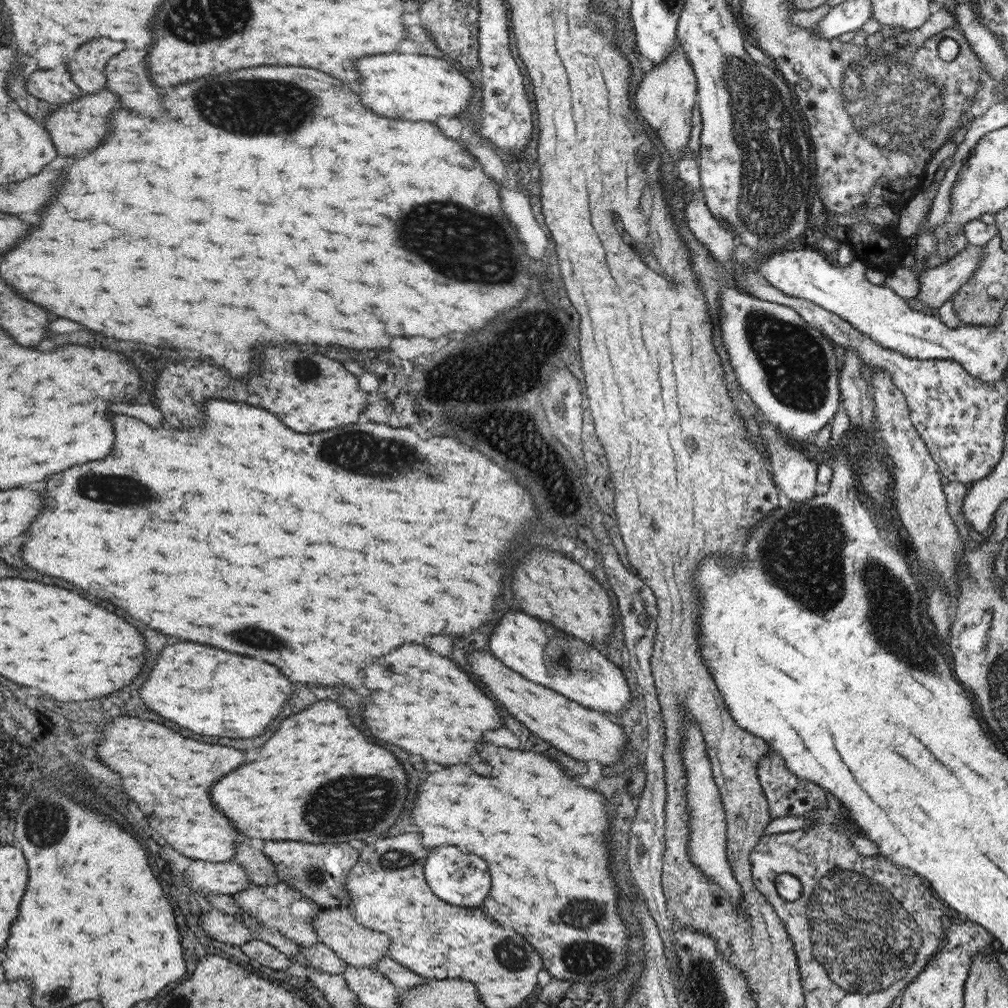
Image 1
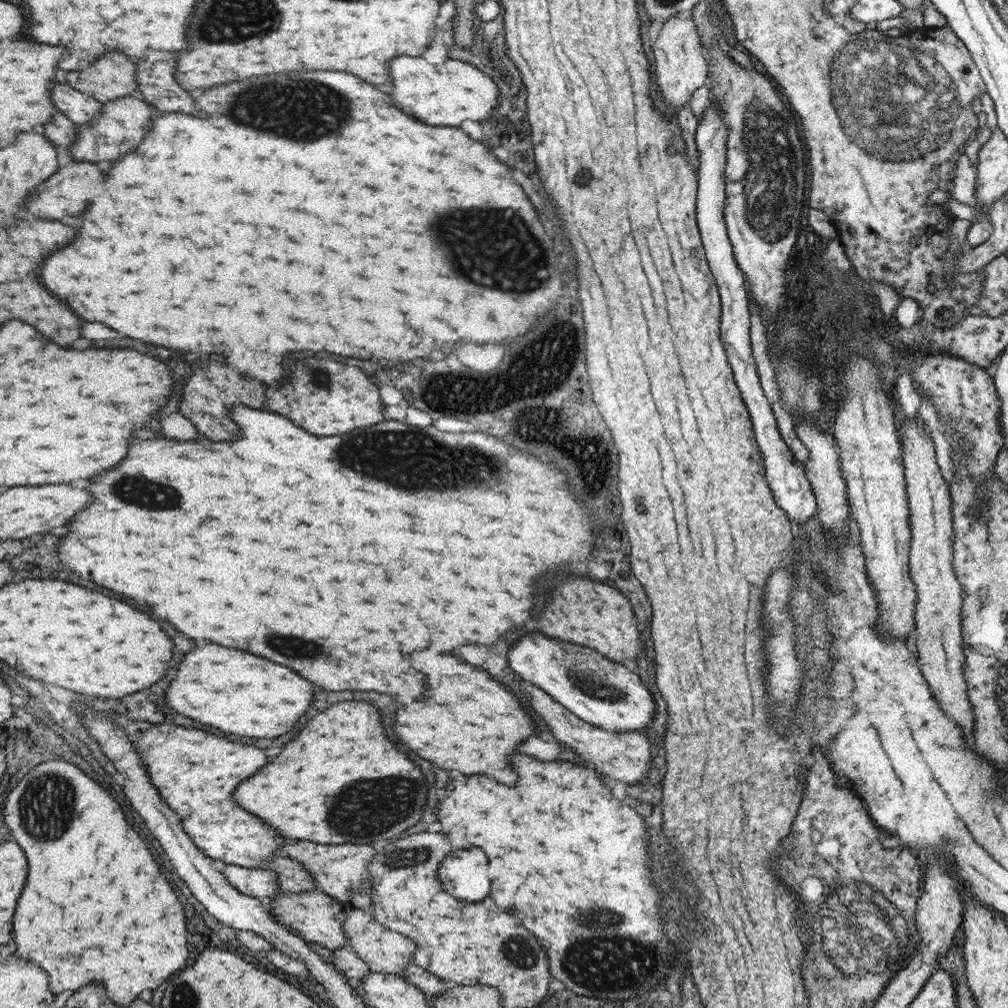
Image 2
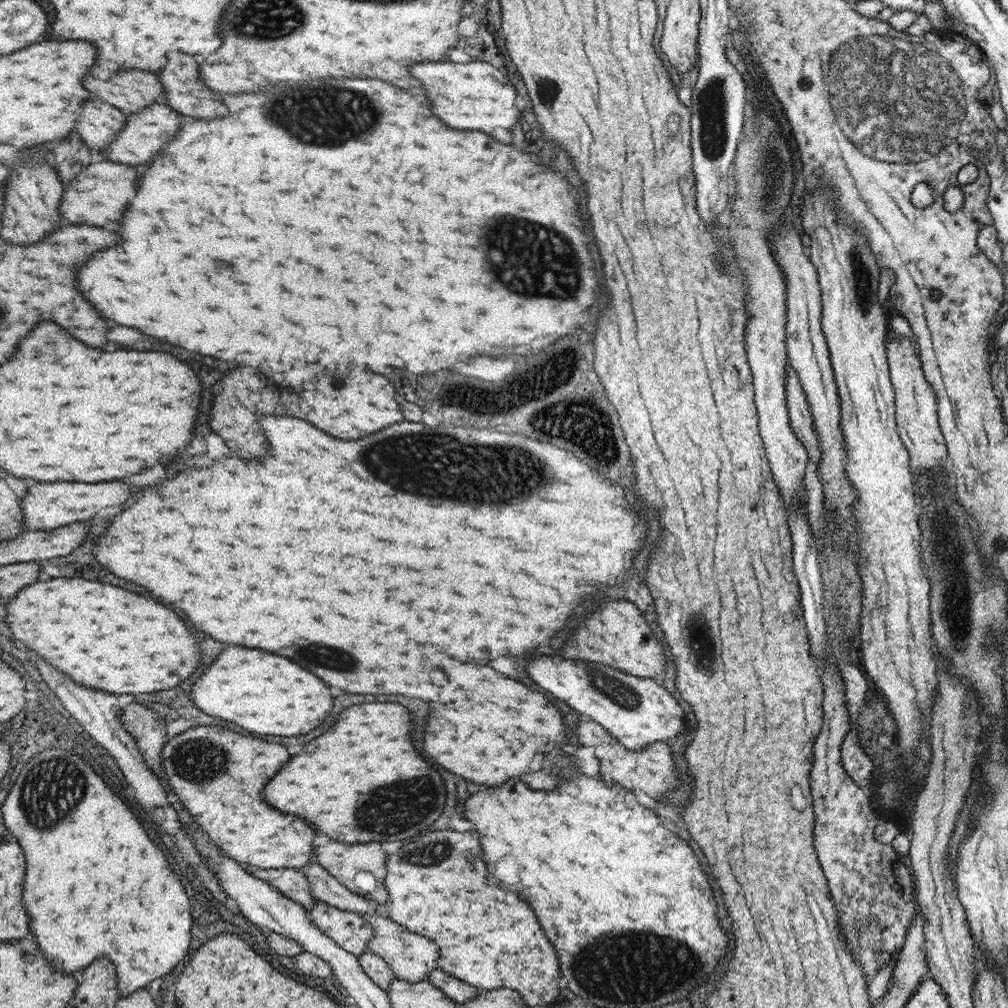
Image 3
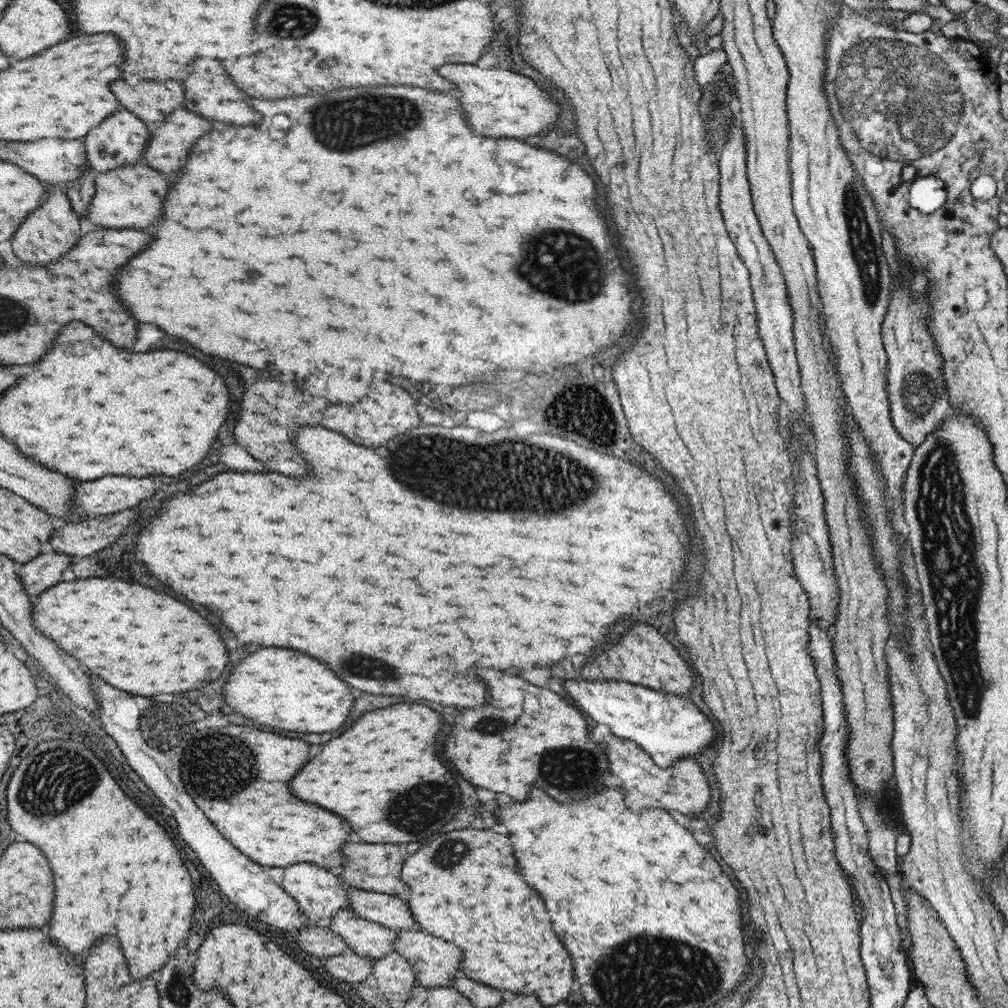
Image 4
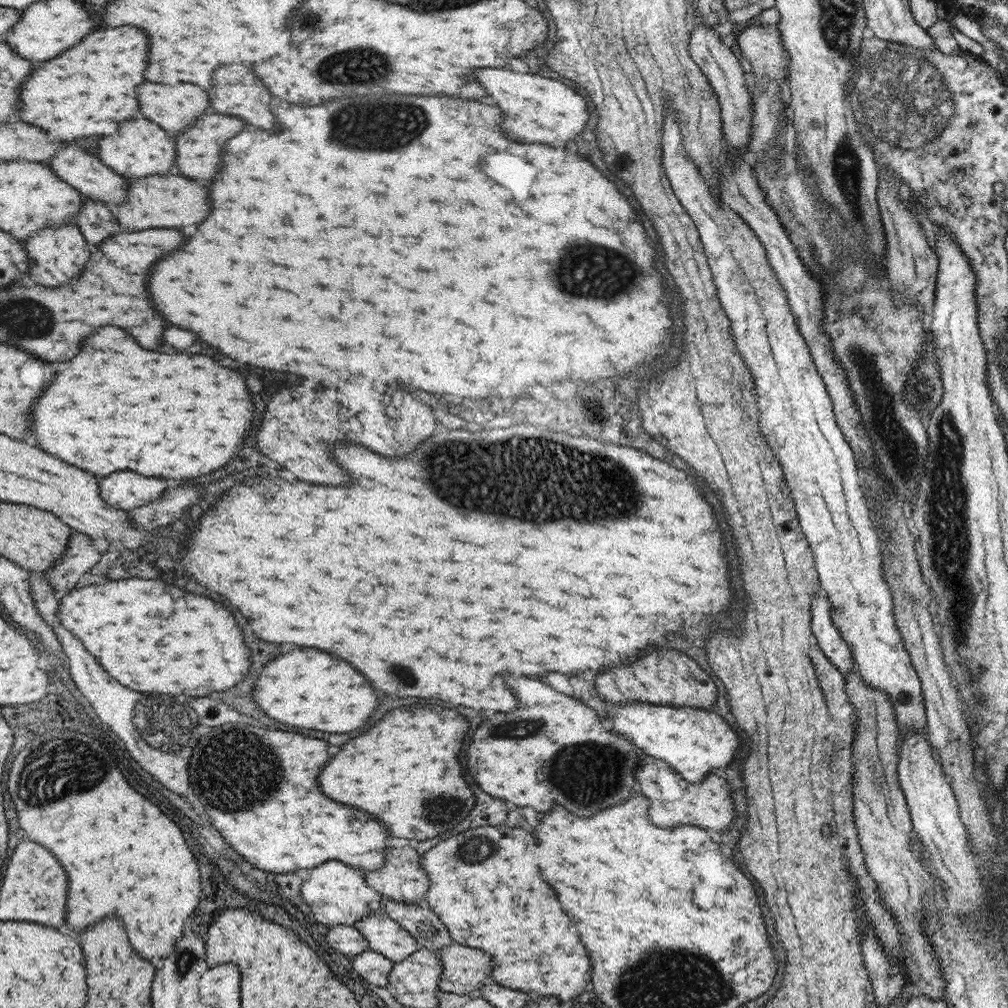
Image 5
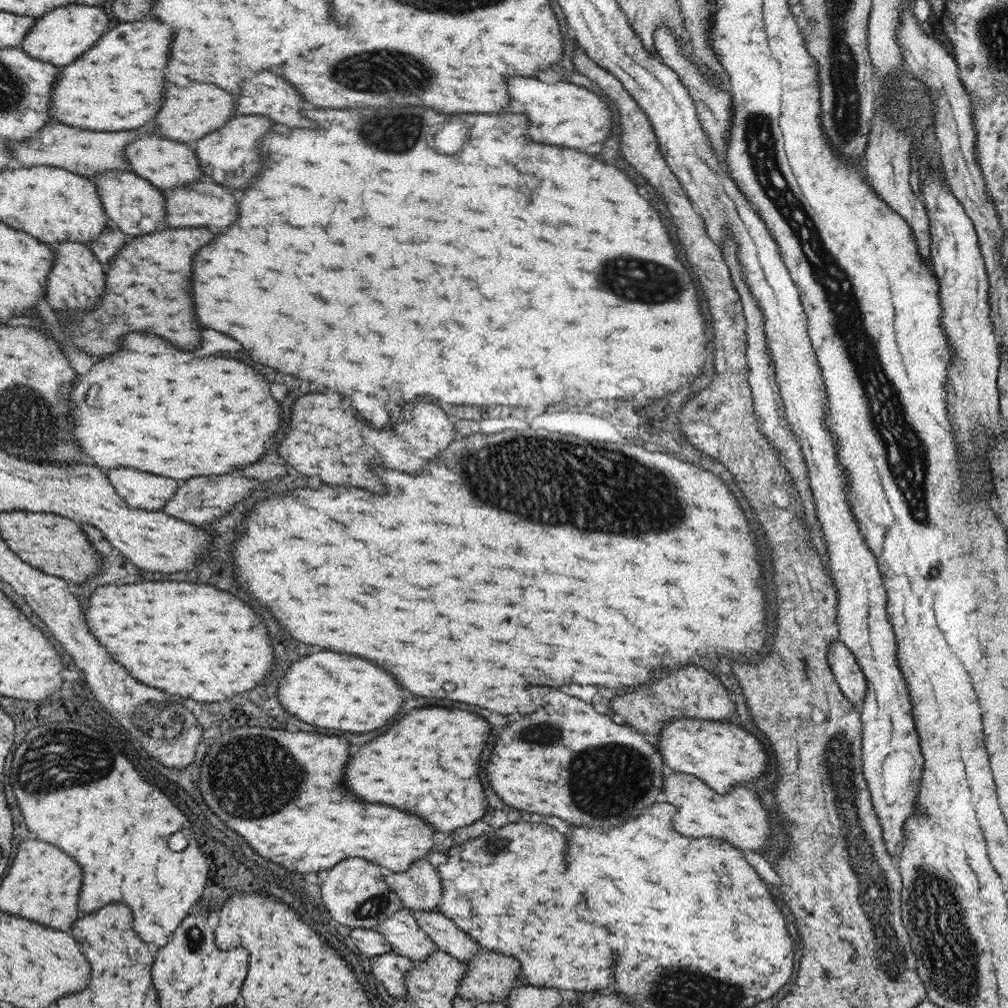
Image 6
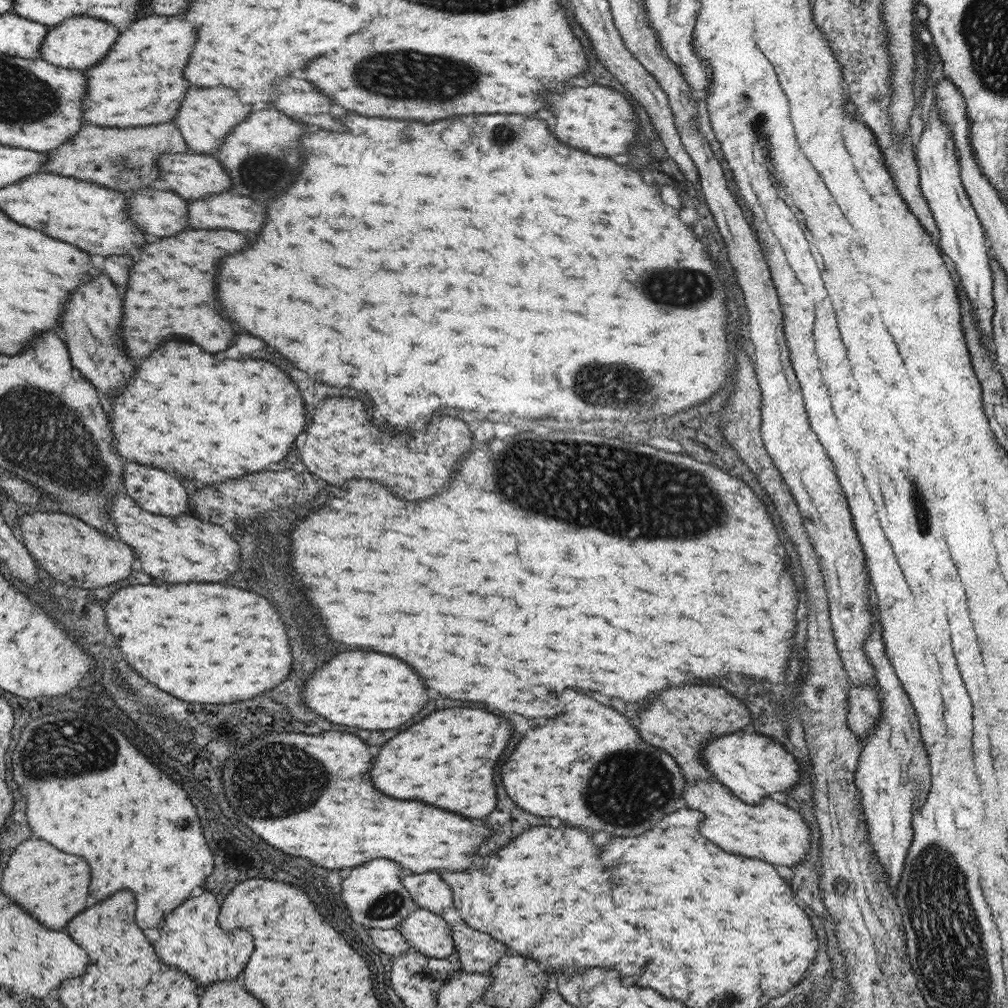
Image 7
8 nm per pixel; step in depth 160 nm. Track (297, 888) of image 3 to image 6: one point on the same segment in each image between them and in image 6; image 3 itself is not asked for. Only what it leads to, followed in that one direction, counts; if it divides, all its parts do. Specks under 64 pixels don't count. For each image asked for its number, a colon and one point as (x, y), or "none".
4: (320, 893)
5: (338, 895)
6: (356, 892)

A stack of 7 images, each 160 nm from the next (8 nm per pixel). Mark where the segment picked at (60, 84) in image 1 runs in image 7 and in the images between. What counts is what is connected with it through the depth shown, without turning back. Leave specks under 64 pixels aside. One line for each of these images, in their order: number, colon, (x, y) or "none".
2: (80, 108)
3: (101, 123)
4: (121, 140)
5: (139, 148)
6: (165, 163)
7: (192, 175)

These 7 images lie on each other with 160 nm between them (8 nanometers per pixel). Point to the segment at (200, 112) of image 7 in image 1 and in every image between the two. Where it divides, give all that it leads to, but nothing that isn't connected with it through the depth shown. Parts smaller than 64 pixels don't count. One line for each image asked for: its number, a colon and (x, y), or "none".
1: (87, 68)
2: (113, 76)
3: (131, 91)
4: (152, 100)
5: (176, 108)
6: (189, 114)

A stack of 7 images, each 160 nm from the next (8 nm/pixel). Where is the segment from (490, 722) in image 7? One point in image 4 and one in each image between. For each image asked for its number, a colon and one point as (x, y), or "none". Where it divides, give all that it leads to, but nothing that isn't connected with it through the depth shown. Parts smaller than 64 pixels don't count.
4: (383, 775)
5: (390, 771)
6: (398, 769)

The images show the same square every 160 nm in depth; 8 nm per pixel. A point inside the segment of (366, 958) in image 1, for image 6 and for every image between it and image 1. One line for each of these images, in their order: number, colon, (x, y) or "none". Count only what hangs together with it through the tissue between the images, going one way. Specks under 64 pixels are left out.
2: (387, 952)
3: (411, 956)
4: (438, 963)
5: (466, 970)
6: (490, 977)

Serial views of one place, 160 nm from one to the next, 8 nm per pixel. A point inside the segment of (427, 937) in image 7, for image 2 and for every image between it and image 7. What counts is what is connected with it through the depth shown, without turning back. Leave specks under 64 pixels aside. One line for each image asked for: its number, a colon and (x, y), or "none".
2: (318, 918)
3: (349, 929)
4: (367, 938)
5: (385, 936)
6: (401, 930)

